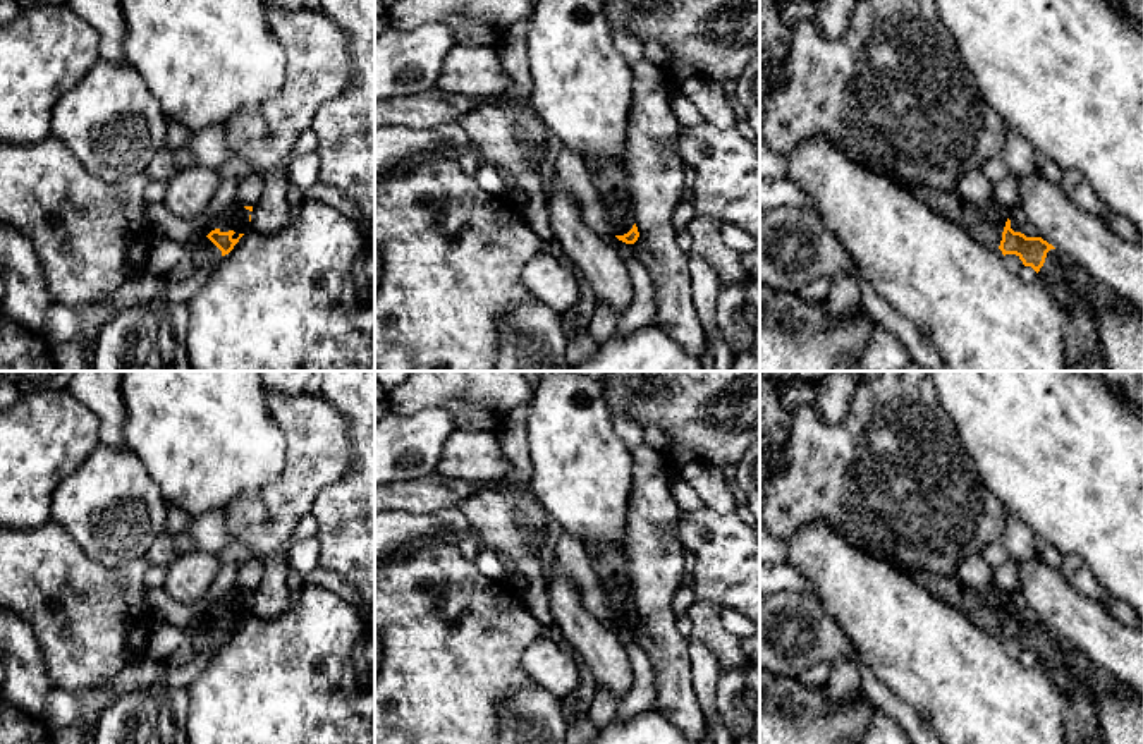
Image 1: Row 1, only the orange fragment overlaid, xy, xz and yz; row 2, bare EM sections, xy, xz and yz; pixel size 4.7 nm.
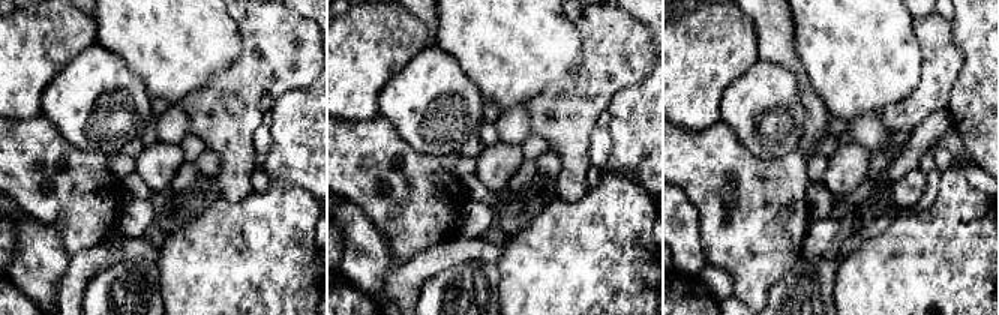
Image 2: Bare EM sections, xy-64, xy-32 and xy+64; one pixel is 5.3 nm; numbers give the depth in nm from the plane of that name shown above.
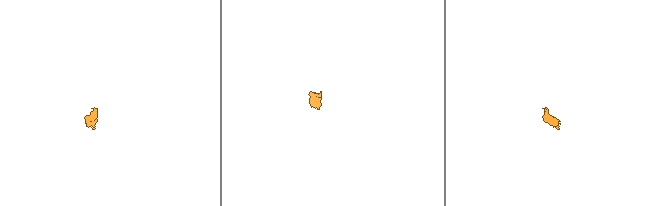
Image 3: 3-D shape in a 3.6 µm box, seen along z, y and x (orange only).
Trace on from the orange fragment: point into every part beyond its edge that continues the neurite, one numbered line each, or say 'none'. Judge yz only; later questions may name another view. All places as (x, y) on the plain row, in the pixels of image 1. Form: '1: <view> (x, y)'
1: yz (985, 607)
2: yz (1068, 665)

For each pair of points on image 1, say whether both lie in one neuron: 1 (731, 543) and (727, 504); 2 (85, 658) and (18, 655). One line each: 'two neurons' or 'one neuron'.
1: two neurons
2: two neurons

